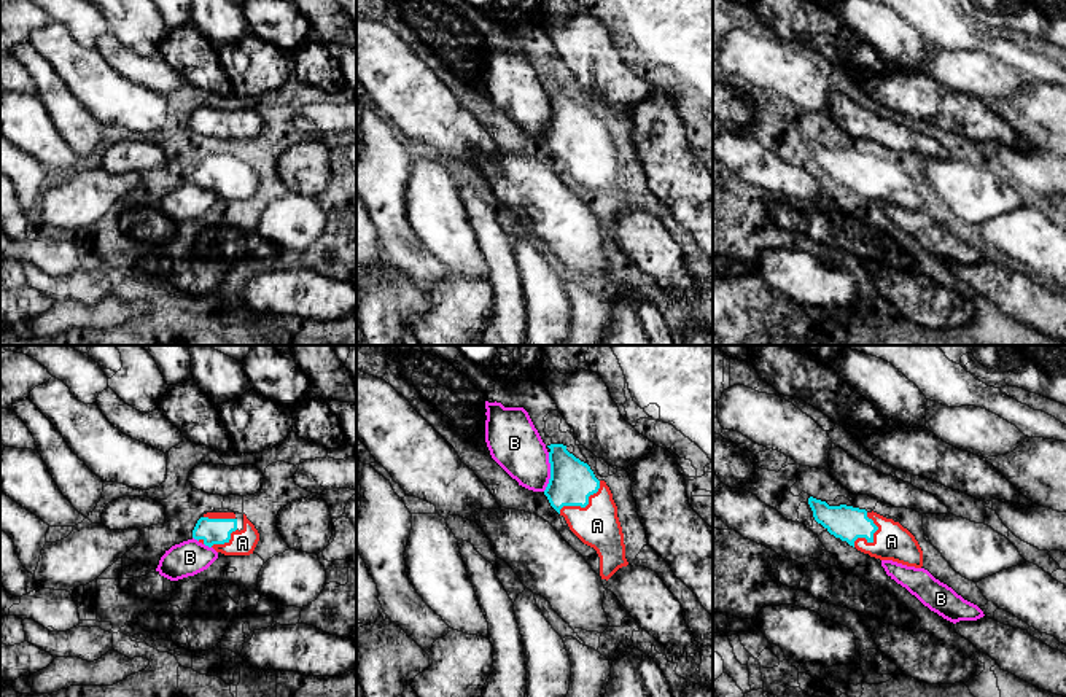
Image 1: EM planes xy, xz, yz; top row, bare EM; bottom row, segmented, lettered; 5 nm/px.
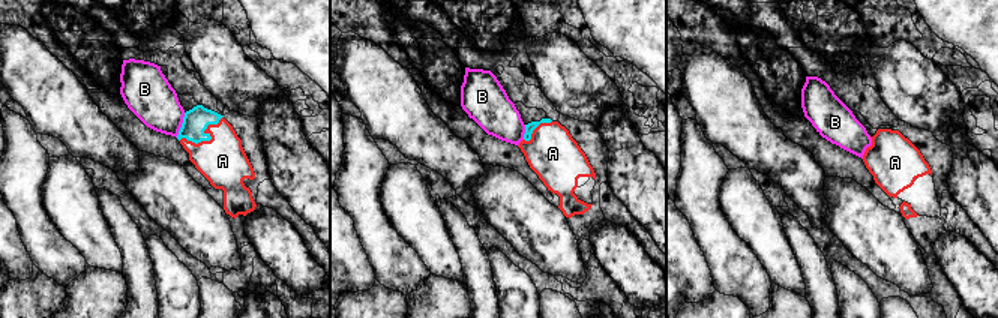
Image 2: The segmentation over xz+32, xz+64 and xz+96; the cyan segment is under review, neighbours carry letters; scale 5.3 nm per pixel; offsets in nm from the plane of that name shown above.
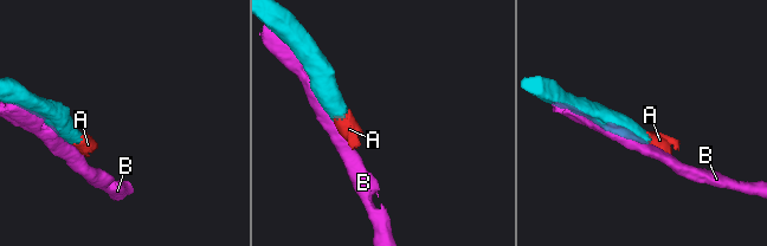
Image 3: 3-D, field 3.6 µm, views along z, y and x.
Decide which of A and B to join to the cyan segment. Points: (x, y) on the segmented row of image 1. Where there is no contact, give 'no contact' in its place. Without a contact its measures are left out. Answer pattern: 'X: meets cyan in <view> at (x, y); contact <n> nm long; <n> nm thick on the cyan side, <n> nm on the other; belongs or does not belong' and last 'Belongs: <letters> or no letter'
A: meets cyan in xz at (584, 506); contact 280 nm long; 220 nm thick on the cyan side, 220 nm on the other; belongs
B: meets cyan in xz at (551, 471); contact 200 nm long; 220 nm thick on the cyan side, 260 nm on the other; does not belong
Belongs: A

